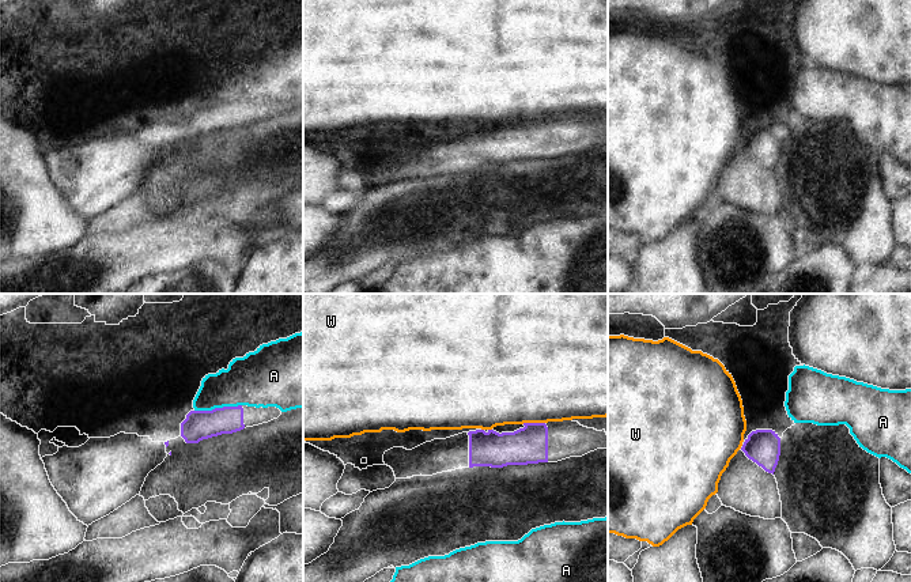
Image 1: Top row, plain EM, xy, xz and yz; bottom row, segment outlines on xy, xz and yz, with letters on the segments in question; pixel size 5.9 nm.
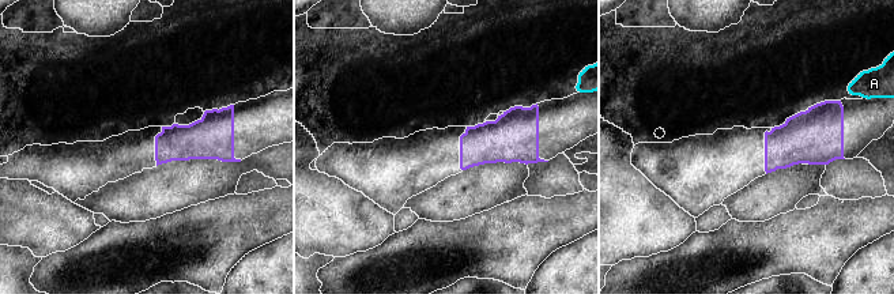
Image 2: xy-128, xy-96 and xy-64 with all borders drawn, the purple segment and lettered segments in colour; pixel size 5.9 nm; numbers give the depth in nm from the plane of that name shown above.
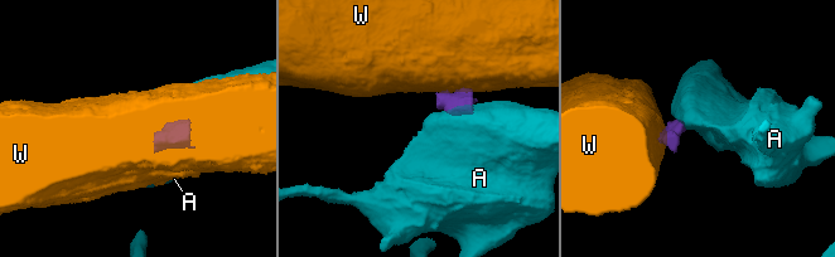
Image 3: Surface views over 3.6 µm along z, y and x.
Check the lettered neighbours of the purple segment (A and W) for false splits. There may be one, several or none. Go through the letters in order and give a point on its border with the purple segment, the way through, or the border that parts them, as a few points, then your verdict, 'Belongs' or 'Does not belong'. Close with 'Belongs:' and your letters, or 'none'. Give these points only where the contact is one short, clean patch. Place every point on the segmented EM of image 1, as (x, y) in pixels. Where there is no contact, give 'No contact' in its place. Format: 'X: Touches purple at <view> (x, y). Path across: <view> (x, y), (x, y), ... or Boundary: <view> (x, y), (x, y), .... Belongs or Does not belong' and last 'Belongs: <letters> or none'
A: Touches purple at xy (218, 408). Boundary: xy (241, 404), (195, 411). Does not belong
W: Touches purple at xz (533, 423). Boundary: xz (544, 422), (522, 423). Does not belong
Belongs: none.

